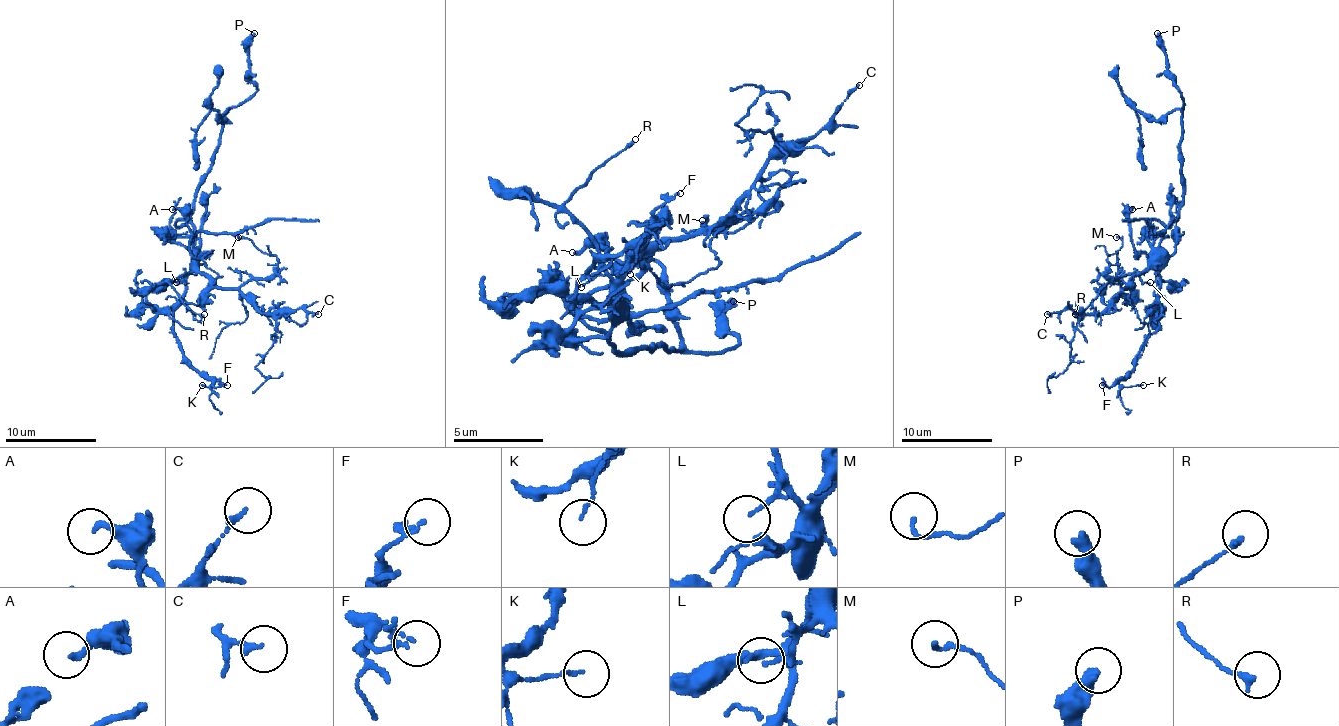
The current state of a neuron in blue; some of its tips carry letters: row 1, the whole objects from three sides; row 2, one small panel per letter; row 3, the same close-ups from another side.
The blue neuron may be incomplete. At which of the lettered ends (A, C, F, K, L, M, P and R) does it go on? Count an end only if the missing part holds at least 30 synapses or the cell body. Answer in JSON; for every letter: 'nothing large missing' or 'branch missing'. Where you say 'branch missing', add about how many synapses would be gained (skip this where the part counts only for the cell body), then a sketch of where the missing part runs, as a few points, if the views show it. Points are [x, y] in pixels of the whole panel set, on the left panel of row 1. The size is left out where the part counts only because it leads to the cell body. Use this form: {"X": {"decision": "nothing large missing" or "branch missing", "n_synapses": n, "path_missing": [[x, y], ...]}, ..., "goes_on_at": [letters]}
{"A": {"decision": "nothing large missing"}, "C": {"decision": "nothing large missing"}, "F": {"decision": "nothing large missing"}, "K": {"decision": "nothing large missing"}, "L": {"decision": "nothing large missing"}, "M": {"decision": "nothing large missing"}, "P": {"decision": "nothing large missing"}, "R": {"decision": "nothing large missing"}, "goes_on_at": []}

